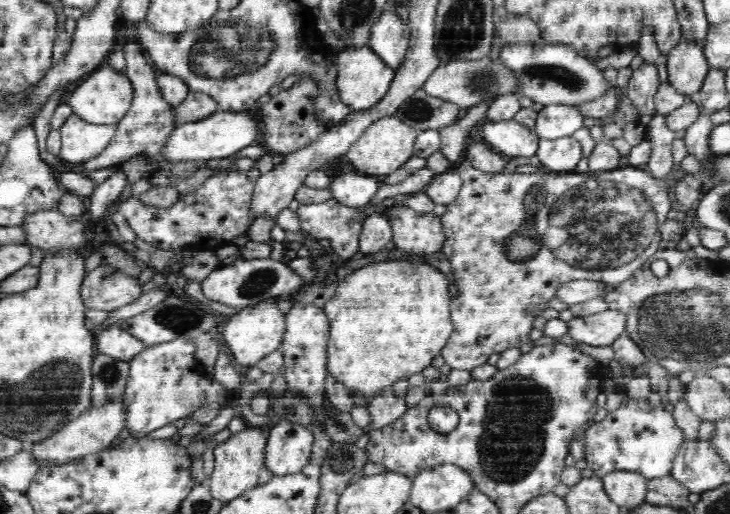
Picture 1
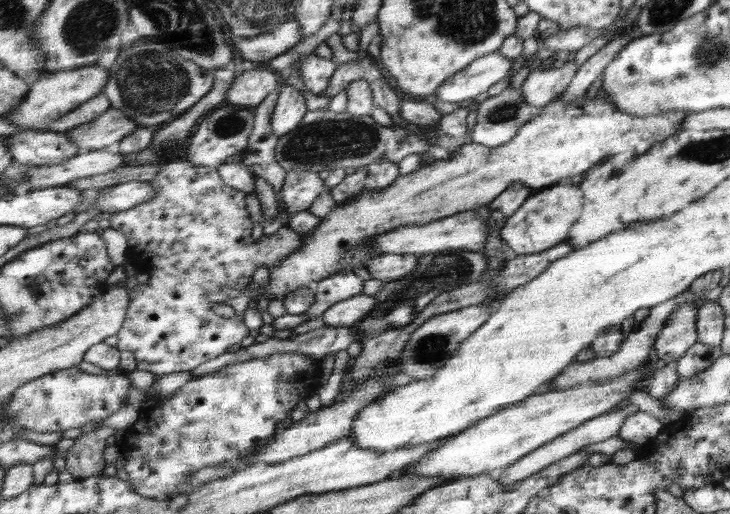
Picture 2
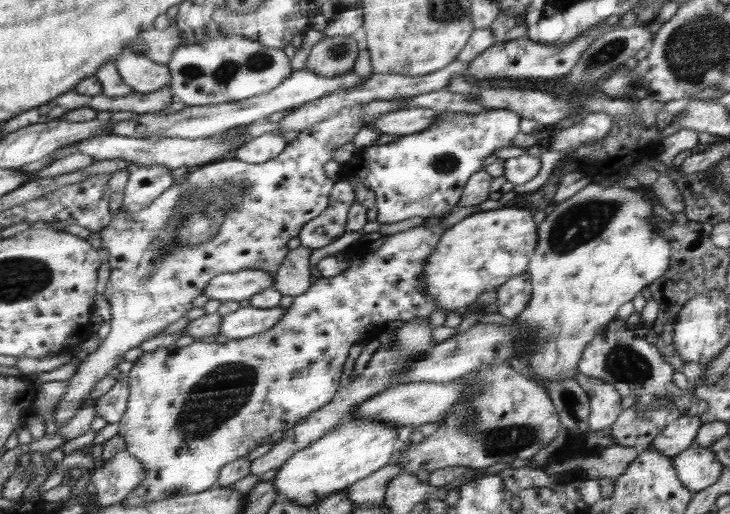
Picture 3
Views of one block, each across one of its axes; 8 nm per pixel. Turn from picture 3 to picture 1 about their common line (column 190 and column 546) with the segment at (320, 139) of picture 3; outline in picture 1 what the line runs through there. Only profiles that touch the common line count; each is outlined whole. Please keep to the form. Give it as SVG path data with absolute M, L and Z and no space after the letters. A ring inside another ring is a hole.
M461 160L454 170L463 181L456 200L439 217L446 242L442 252L447 256L458 295L450 300L453 333L441 355L452 369L481 369L492 354L520 348L532 342L530 332L534 320L550 308L558 289L579 276L591 281L617 286L624 282L658 249L659 226L674 205L669 190L682 176L682 168L675 173L677 179L655 178L643 167L633 166L610 172L576 173L546 171L546 174L489 174L479 170L473 162Z

